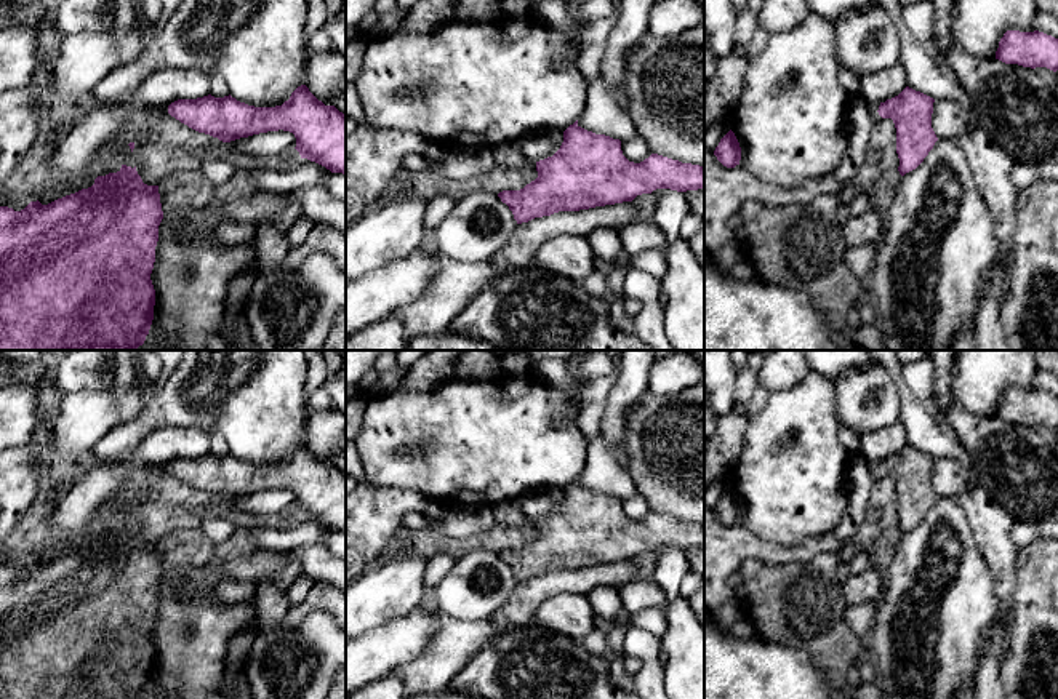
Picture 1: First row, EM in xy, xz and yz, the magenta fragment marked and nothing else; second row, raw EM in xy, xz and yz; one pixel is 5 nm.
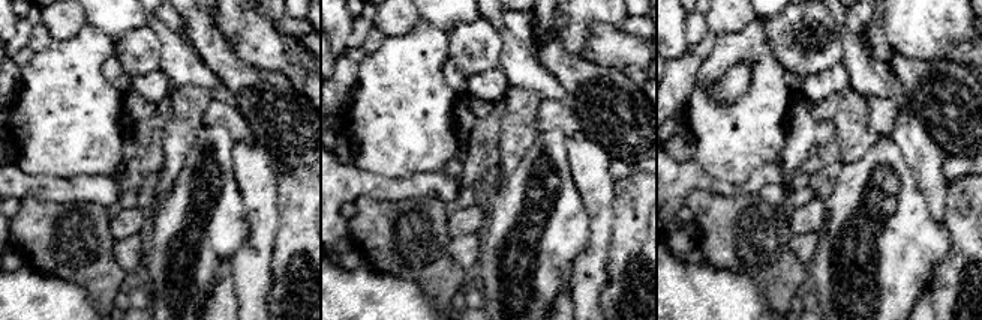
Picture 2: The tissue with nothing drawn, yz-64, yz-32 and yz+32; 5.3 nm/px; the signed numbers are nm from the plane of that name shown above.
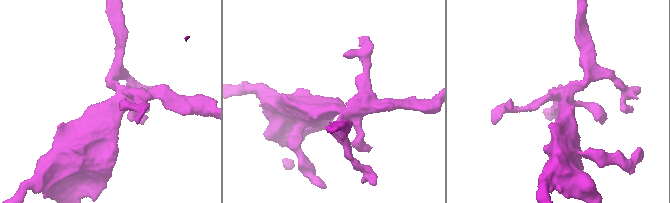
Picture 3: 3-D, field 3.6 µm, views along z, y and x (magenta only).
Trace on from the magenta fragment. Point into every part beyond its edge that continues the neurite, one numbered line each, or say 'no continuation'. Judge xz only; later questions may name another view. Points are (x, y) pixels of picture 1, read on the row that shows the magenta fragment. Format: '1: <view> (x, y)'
1: xz (508, 154)

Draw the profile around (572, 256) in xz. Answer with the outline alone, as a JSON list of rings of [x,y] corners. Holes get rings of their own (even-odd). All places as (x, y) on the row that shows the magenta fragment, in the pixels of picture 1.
[[[560,235],[539,248],[535,266],[568,280],[581,282],[595,269],[594,261],[595,253],[587,235]]]

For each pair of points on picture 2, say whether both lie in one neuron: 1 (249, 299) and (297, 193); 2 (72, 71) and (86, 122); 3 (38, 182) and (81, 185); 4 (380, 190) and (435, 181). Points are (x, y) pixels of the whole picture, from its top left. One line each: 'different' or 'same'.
1: different
2: same
3: same
4: same

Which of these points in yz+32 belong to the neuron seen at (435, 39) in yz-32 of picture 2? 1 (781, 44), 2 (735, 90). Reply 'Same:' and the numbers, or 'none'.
Same: none

